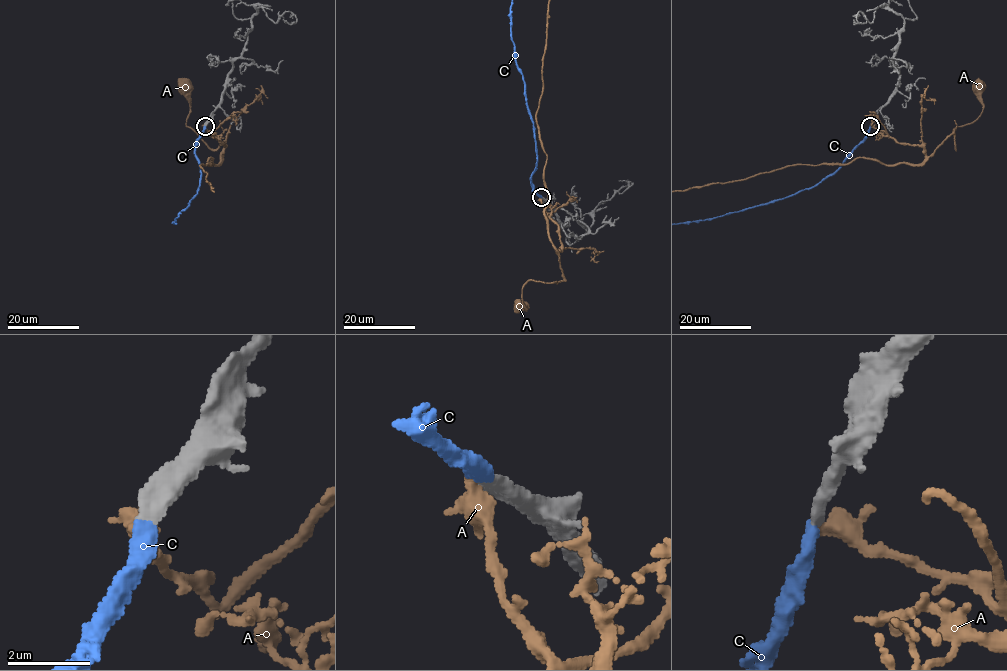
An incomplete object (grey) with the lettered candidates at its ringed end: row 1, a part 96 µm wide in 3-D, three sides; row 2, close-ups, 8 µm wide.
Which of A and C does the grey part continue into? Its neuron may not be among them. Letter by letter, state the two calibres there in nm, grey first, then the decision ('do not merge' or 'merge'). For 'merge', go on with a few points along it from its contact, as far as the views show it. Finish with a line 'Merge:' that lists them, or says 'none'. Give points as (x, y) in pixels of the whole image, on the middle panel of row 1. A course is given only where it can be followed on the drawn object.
A: 440 nm thick on the grey side, 360 nm on the other; do not merge
C: 440 nm thick on the grey side, 380 nm on the other; merge
Merge: C

